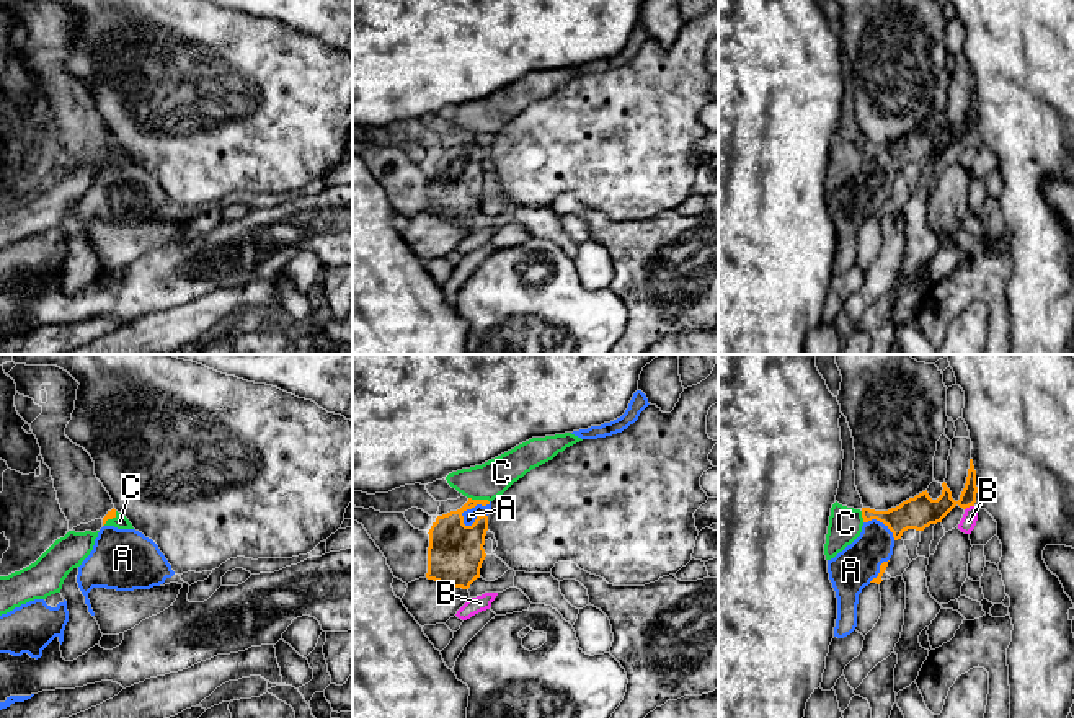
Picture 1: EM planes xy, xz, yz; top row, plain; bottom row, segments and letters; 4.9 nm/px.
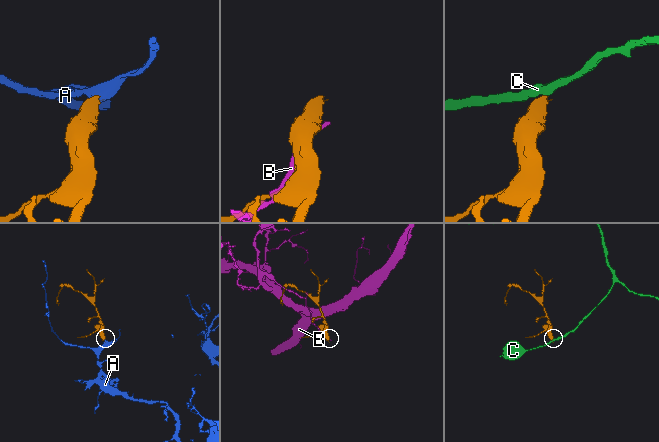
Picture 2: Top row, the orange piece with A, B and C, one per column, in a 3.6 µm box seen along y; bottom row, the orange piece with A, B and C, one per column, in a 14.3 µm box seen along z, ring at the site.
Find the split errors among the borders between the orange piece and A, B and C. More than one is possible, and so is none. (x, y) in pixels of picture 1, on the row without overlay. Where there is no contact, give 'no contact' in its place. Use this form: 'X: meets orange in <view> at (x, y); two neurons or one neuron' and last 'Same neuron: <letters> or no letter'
A: meets orange in xz at (470, 142); one neuron
B: meets orange in yz at (968, 141); two neurons
C: meets orange in xz at (479, 134); two neurons
Same neuron: A

